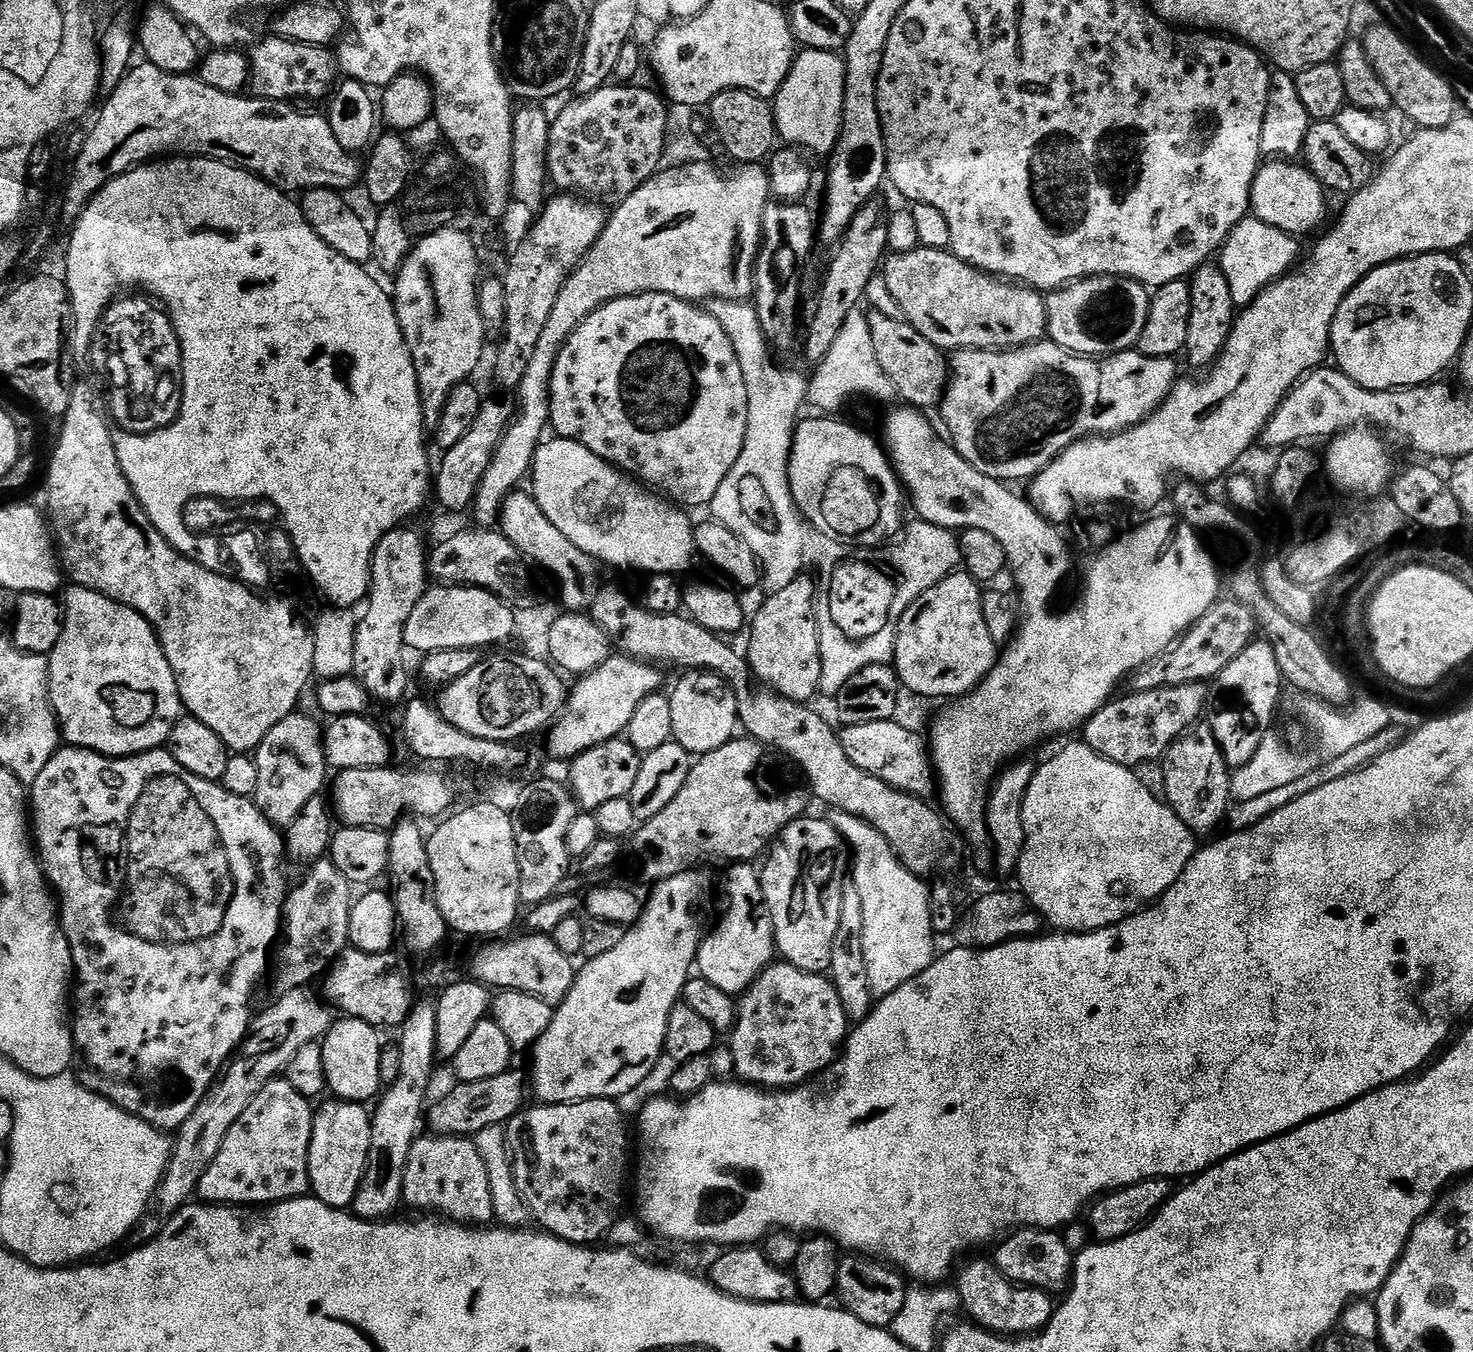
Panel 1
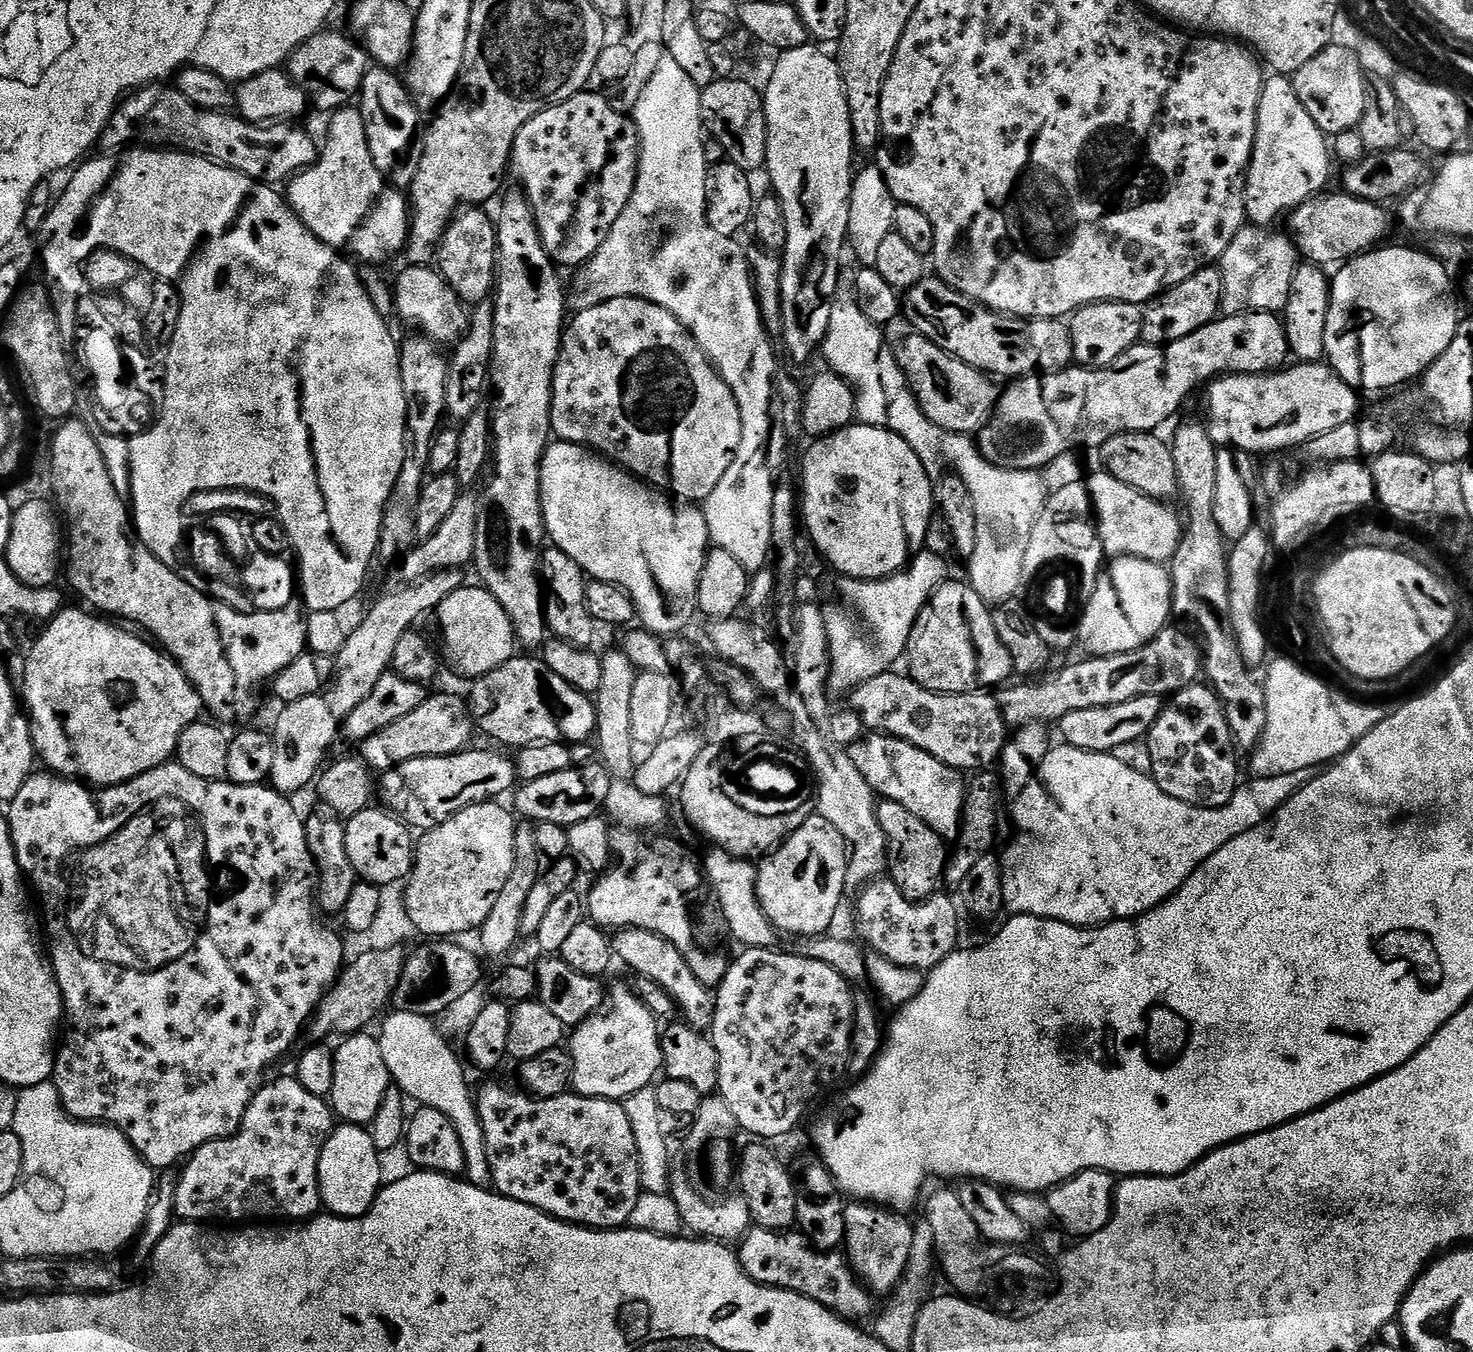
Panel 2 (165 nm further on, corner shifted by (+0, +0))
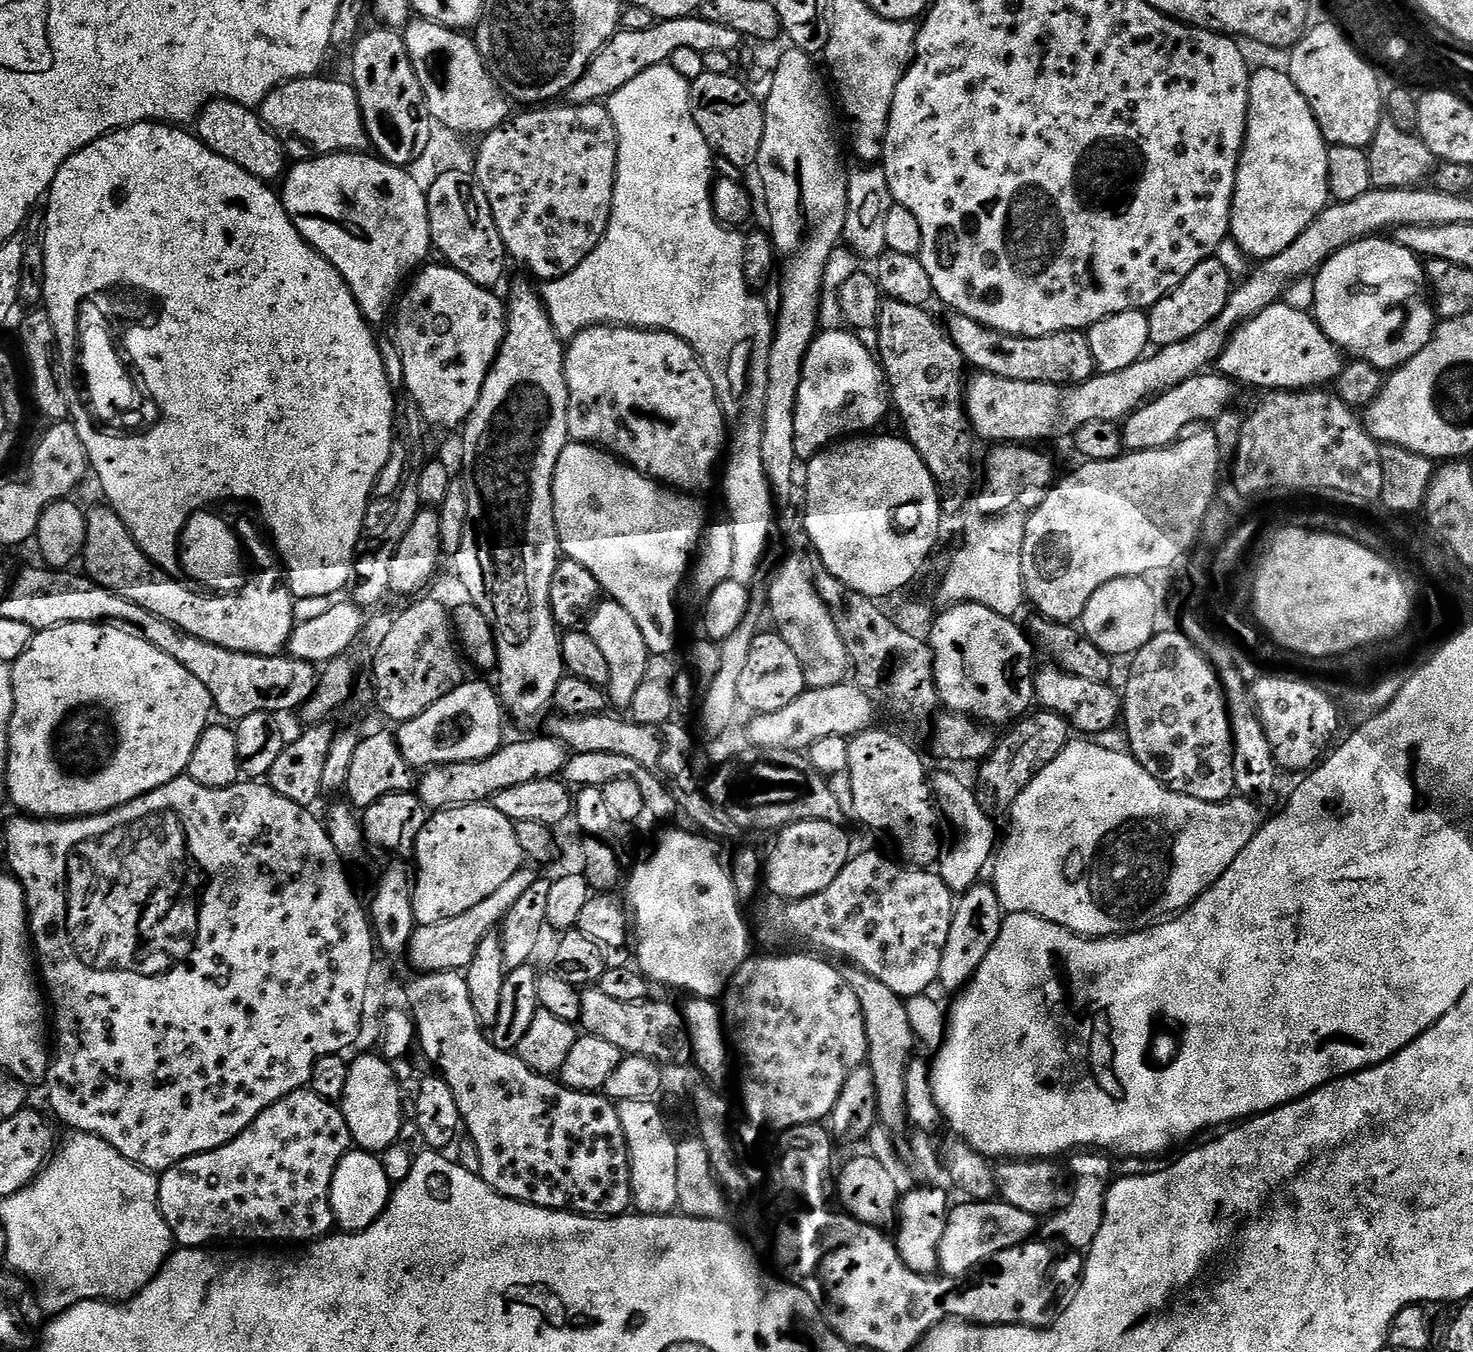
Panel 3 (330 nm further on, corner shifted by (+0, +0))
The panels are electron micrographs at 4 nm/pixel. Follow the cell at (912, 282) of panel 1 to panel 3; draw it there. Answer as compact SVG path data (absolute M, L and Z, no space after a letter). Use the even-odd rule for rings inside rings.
M959 314L946 320L948 337L973 369L989 372L1018 382L1046 382L1047 384L1081 384L1096 372L1094 354L1083 331L1055 332L1049 336L1011 336Z

